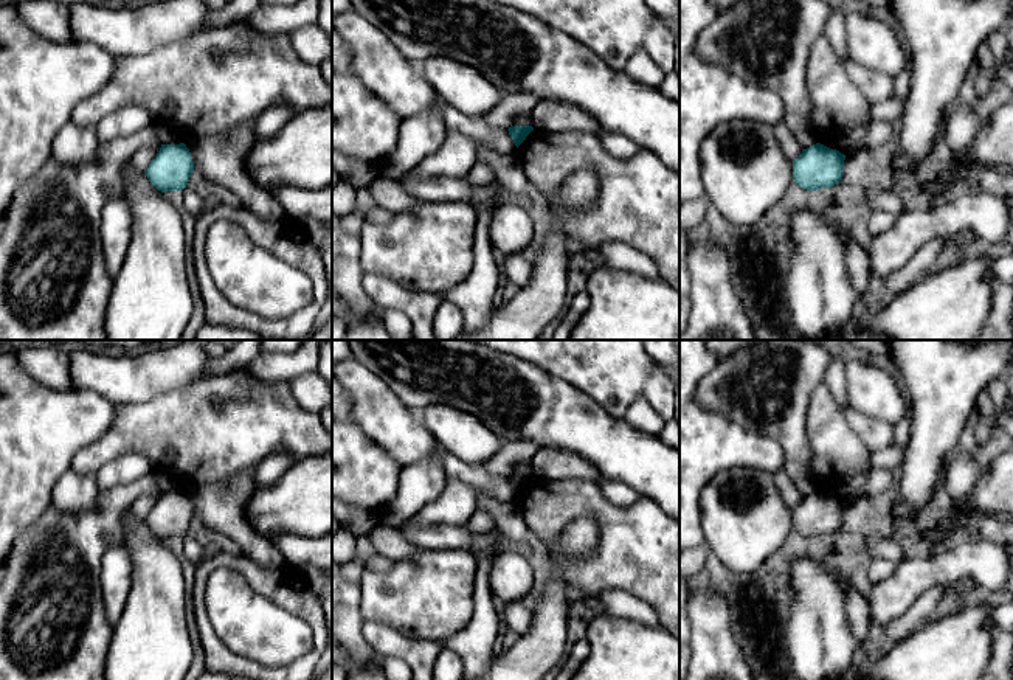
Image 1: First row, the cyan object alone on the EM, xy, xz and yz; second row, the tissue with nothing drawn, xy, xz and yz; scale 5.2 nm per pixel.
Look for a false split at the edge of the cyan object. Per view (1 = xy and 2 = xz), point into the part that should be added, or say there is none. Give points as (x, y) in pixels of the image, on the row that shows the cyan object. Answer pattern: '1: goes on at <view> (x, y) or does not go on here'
1: does not go on here
2: does not go on here

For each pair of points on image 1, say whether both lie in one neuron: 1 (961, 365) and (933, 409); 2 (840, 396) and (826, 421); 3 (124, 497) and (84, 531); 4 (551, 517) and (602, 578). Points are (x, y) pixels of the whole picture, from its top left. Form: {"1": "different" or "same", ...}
{"1": "same", "2": "different", "3": "same", "4": "same"}

